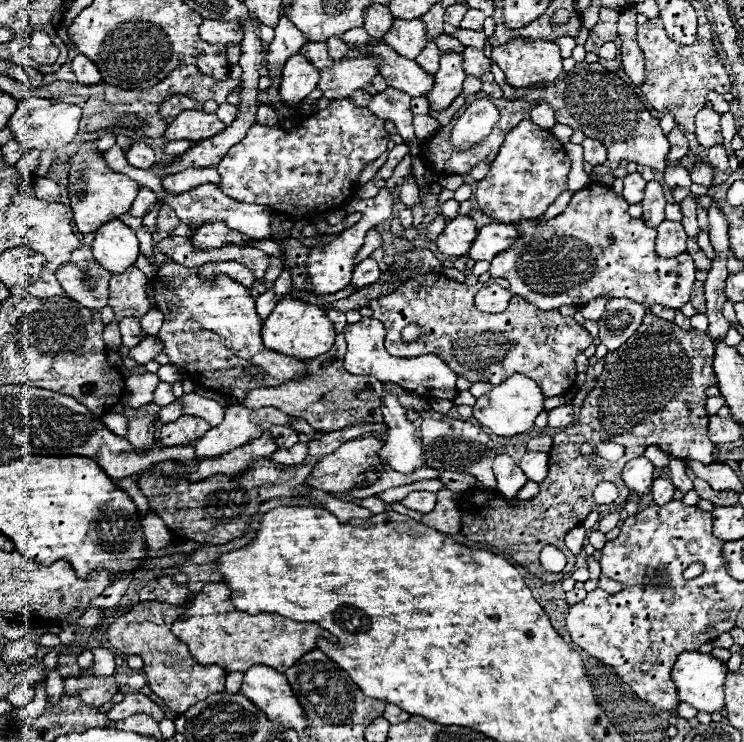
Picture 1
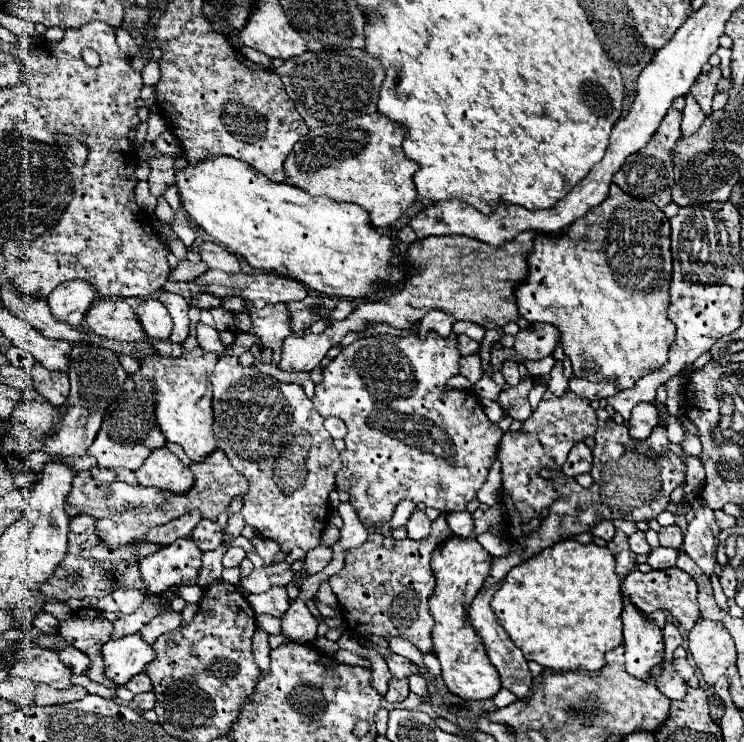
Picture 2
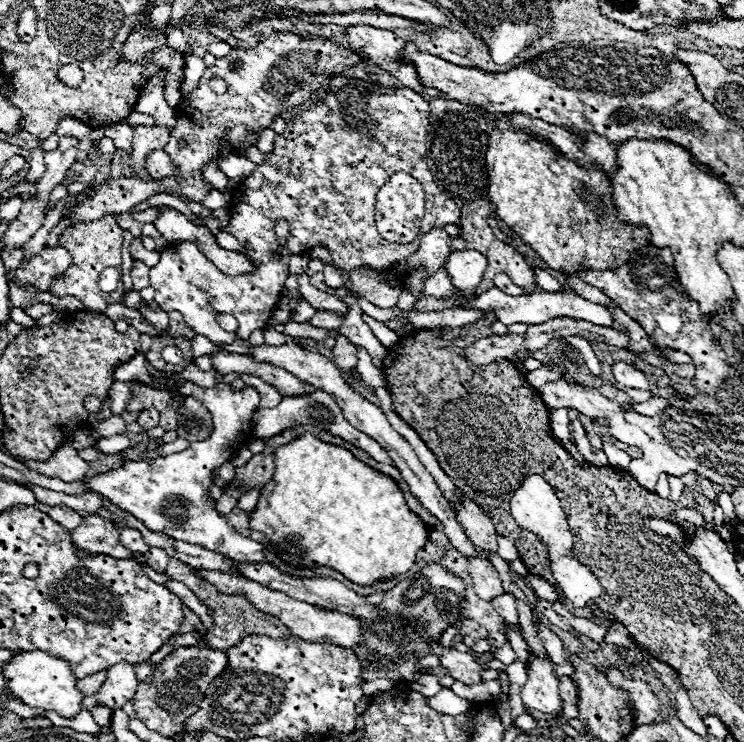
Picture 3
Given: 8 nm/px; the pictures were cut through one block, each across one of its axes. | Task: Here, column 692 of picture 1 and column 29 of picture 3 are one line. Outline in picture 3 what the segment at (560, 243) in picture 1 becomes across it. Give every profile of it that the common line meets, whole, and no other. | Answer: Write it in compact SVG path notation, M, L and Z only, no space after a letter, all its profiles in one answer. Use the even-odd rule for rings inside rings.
M56 246L56 248L44 248L38 256L28 260L28 264L20 264L16 268L14 282L18 288L24 288L28 284L34 284L40 290L48 290L48 284L52 278L62 276L62 272L72 264L70 254Z

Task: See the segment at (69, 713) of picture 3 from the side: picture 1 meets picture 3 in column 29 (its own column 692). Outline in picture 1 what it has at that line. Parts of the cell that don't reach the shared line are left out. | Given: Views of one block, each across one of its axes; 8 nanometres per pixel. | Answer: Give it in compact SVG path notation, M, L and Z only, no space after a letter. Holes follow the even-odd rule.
M682 652L672 668L680 702L688 702L700 712L720 712L724 708L722 688L728 672L724 662L714 656Z

